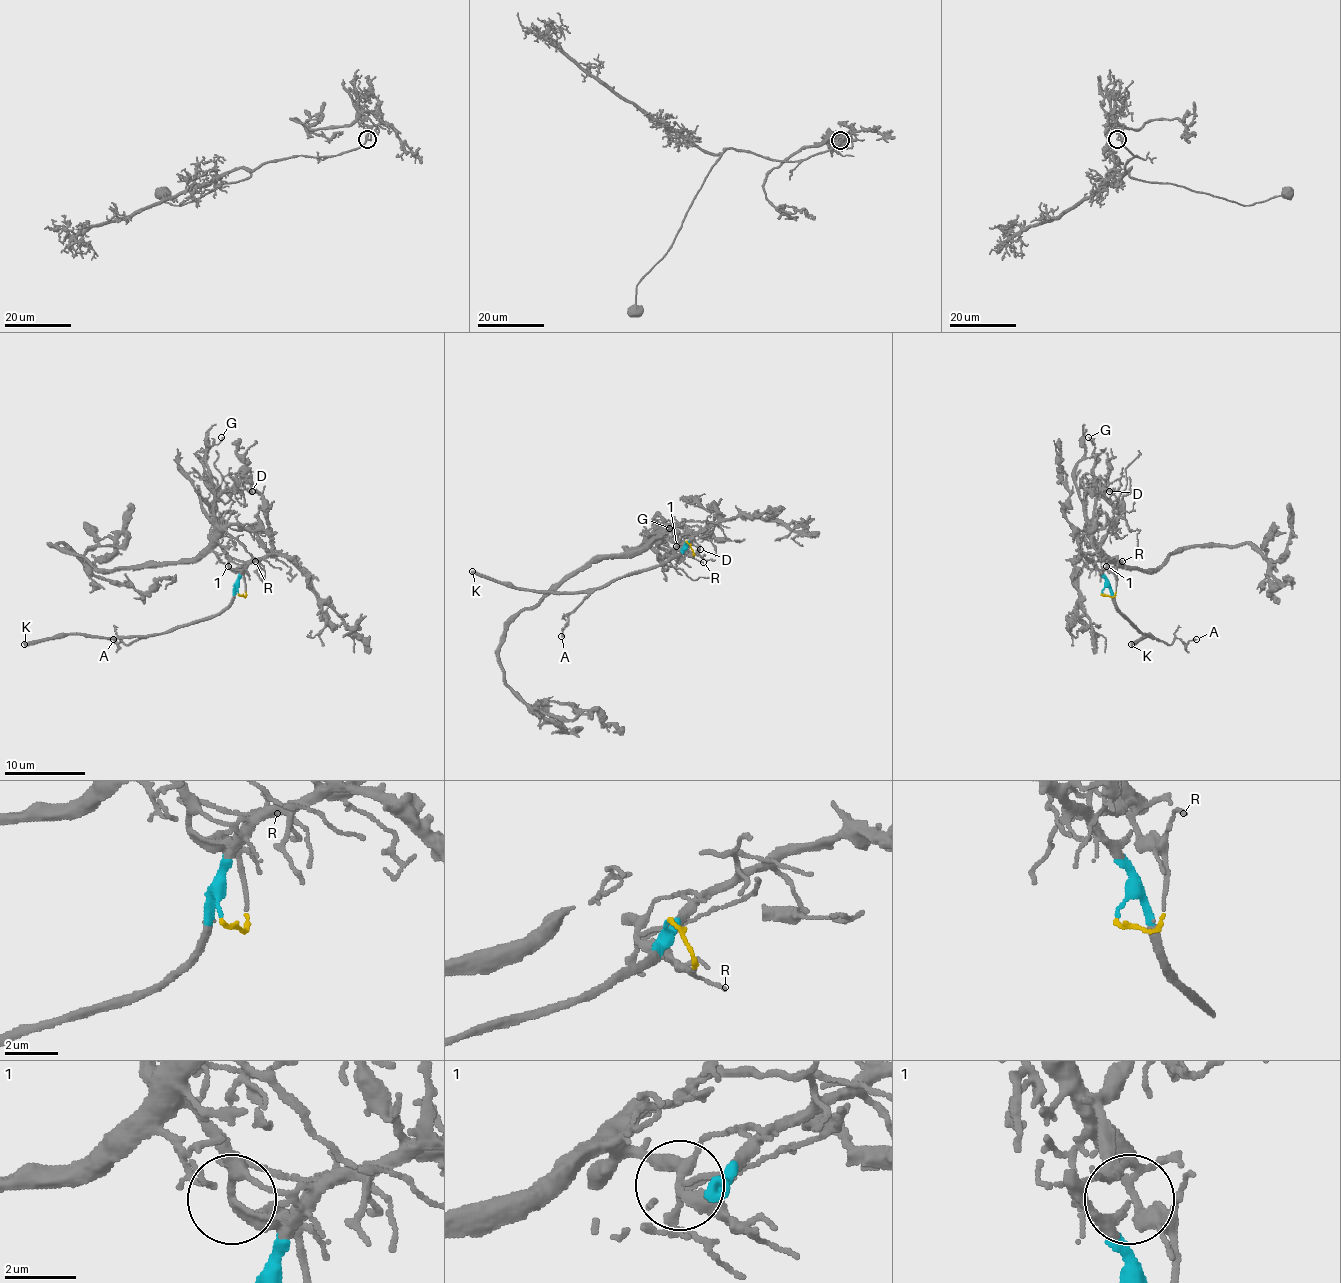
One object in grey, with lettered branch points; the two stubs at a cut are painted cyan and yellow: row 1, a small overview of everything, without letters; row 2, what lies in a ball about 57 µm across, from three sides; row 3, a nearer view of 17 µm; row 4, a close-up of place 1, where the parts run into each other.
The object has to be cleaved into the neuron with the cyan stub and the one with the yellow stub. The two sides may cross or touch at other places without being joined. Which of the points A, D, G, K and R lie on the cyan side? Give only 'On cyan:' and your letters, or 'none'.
On cyan: A, K

